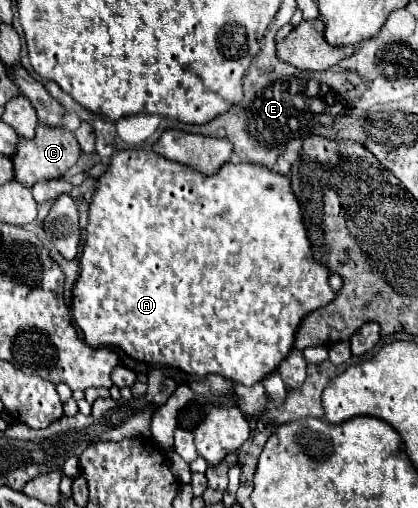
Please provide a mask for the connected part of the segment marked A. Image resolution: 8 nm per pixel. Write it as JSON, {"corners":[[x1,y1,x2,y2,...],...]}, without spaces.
{"corners":[[128,148,128,150,118,150,112,154,110,158,110,164,106,168,106,172,96,180,96,190,94,190,94,196,92,196,92,202,90,202,90,210,88,210,88,226,86,226,86,244,82,248,82,256,80,256,80,274,78,274,78,280,74,284,74,292,72,292,72,320,78,324,78,328,82,330,84,334,84,340,86,344,98,348,98,346,118,346,122,348,128,356,132,356,134,360,140,360,140,362,146,362,146,364,160,364,160,366,170,366,170,368,178,368,190,376,198,376,198,378,204,378,208,374,220,374,224,376,226,380,232,380,236,384,244,384,244,386,250,386,250,384,256,384,260,380,264,380,270,372,276,372,280,362,288,356,288,352,292,350,294,346,294,334,300,326,300,322,304,320,304,316,312,310,318,310,320,306,326,306,330,304,336,294,332,292,330,284,328,284,328,278,330,278,330,272,318,264,312,256,312,250,310,250,310,238,308,238,308,232,306,232,306,226,304,226,304,220,302,220,302,210,300,210,300,204,290,188,290,180,284,176,284,174,278,174,278,172,272,172,270,168,262,166,262,164,246,164,246,162,240,162,240,164,222,164,220,170,216,170,214,174,210,176,204,176,188,166,182,166,178,162,172,162,168,158,162,158,158,156,156,152,146,152,142,148]]}

